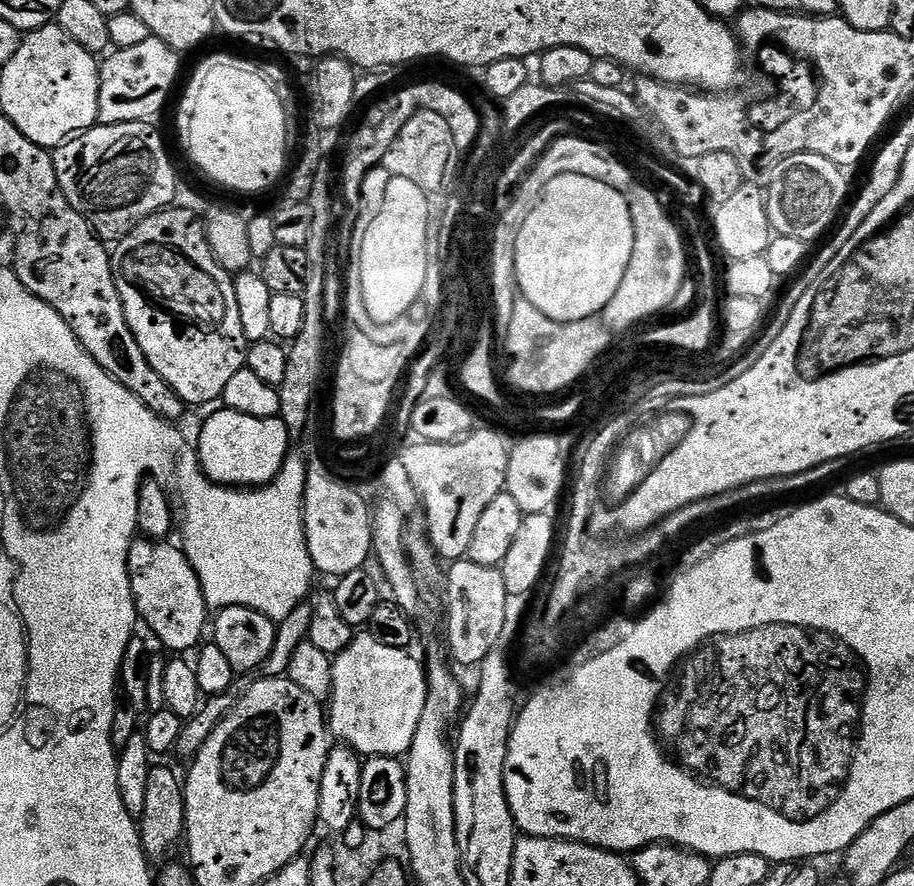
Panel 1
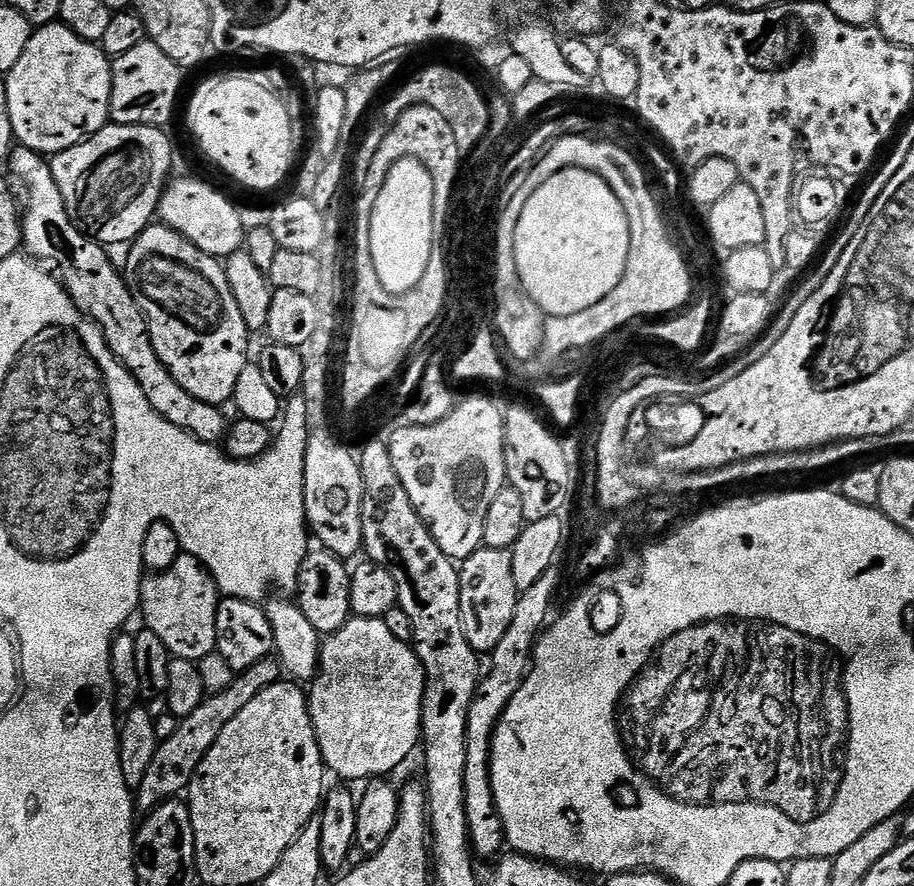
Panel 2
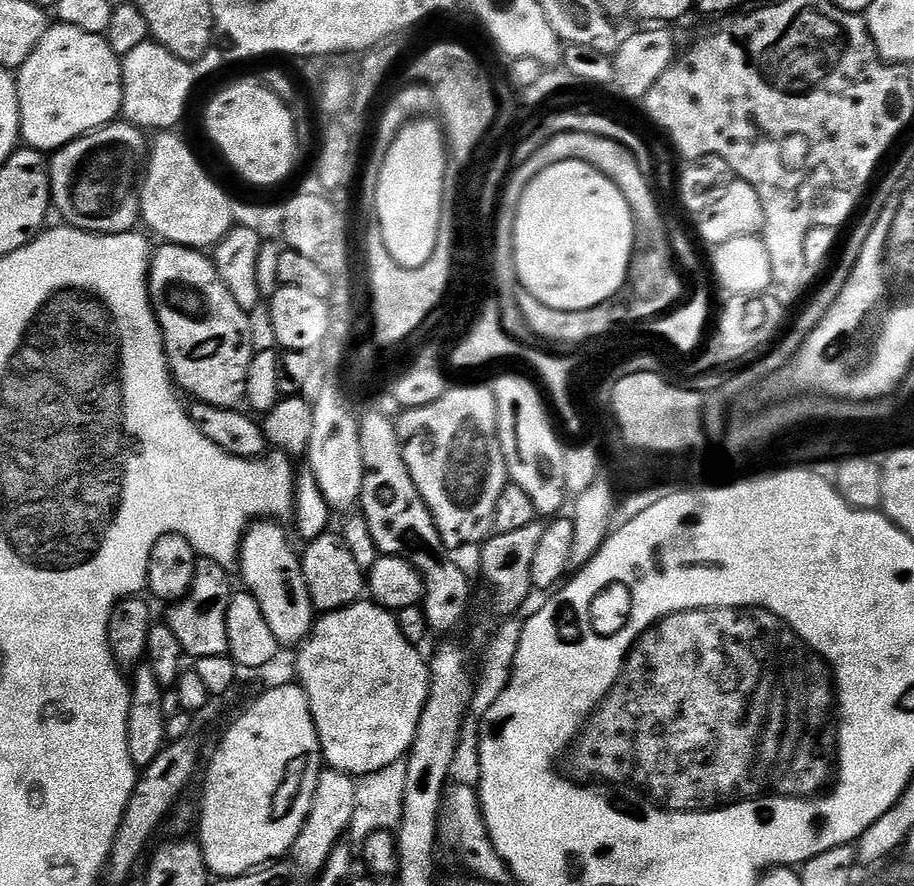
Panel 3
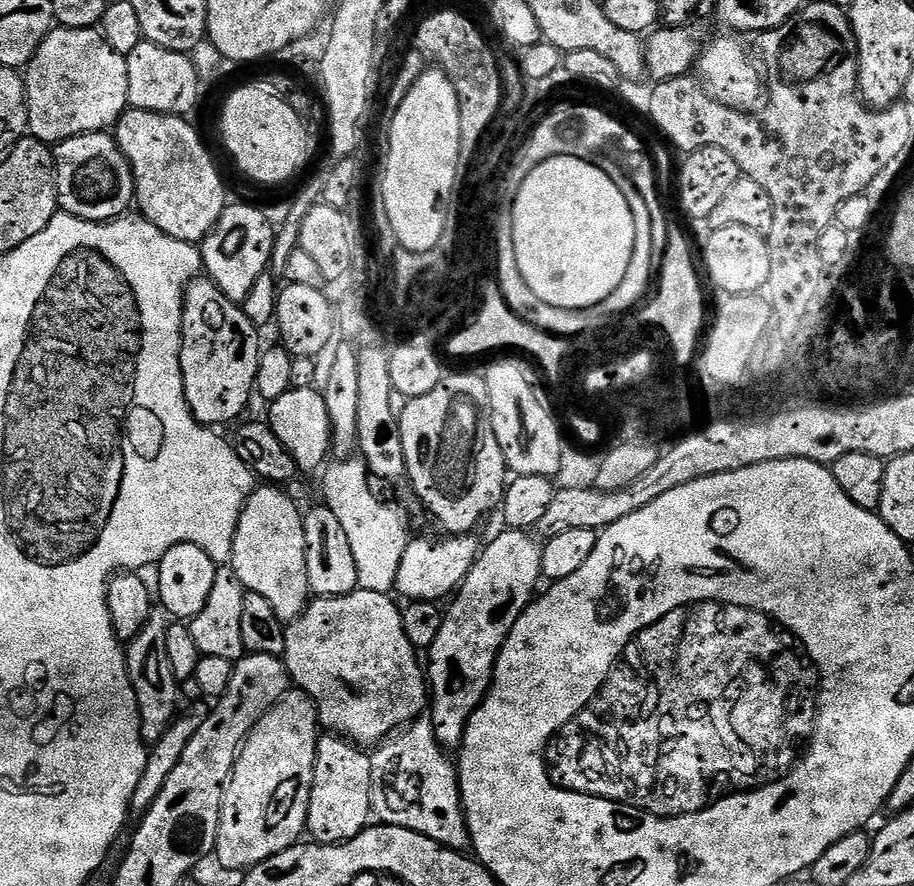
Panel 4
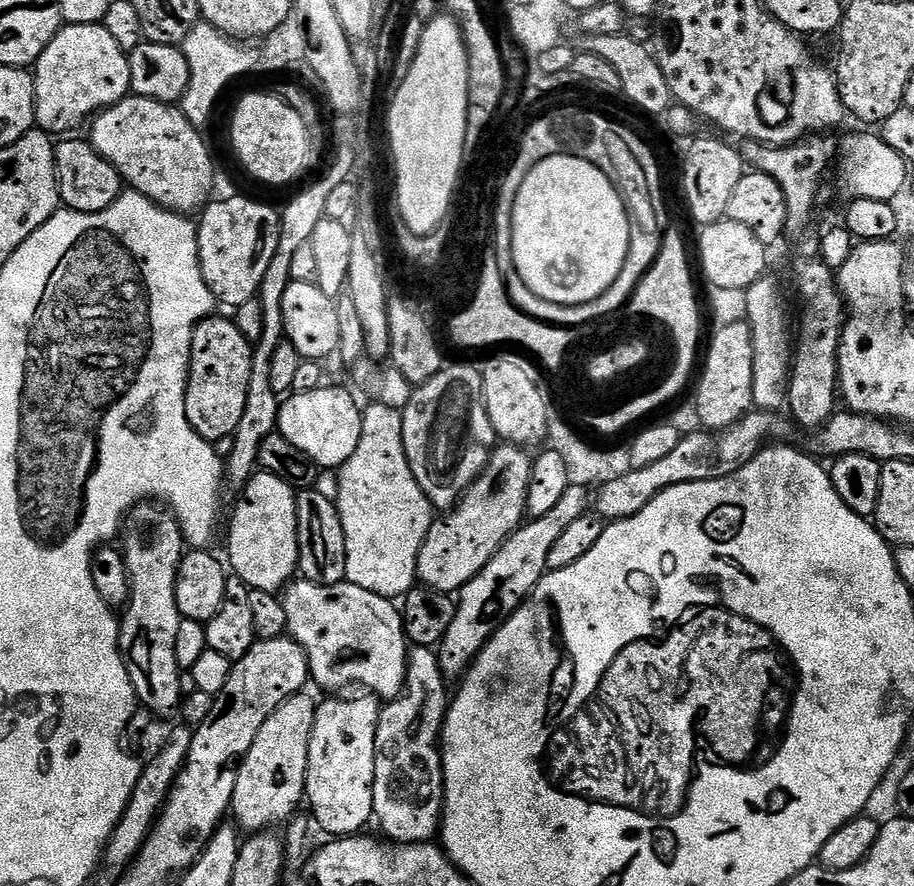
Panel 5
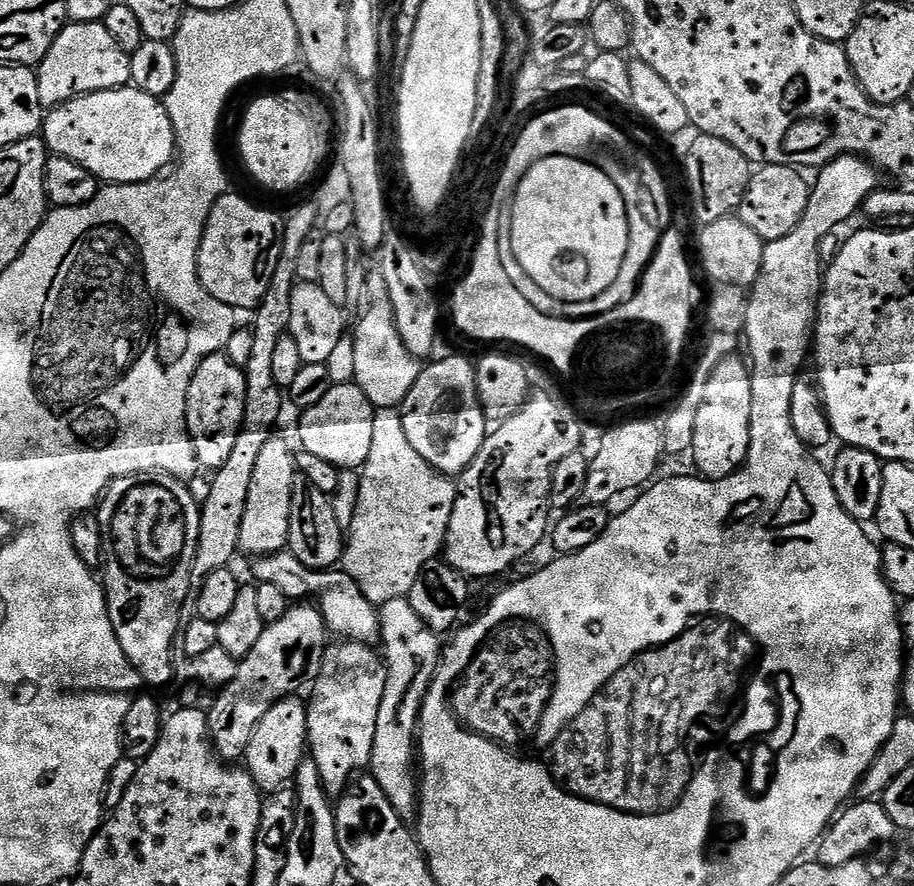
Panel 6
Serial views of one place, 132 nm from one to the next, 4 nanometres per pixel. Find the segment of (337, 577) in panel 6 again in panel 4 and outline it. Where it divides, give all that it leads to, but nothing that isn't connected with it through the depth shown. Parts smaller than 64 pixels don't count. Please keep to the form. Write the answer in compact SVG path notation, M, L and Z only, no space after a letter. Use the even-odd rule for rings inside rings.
M359 589L345 596L326 596L309 603L296 620L285 627L283 661L291 683L316 704L316 714L329 733L343 736L357 746L379 746L425 711L430 700L426 672L416 661L418 649L402 630L402 608L391 595Z

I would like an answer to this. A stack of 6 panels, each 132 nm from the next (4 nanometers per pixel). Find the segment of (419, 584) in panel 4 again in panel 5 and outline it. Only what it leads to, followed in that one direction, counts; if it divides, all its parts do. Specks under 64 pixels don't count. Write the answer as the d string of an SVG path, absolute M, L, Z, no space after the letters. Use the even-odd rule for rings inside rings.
M509 443L497 447L488 457L487 468L461 496L460 503L445 515L448 517L445 520L433 519L430 530L426 534L426 542L422 542L422 550L418 554L416 567L419 583L423 587L449 594L459 593L460 589L467 586L480 573L482 566L486 566L486 562L494 558L494 554L506 542L506 538L514 535L520 529L520 525L525 523L533 457L527 456L524 451L523 447Z

